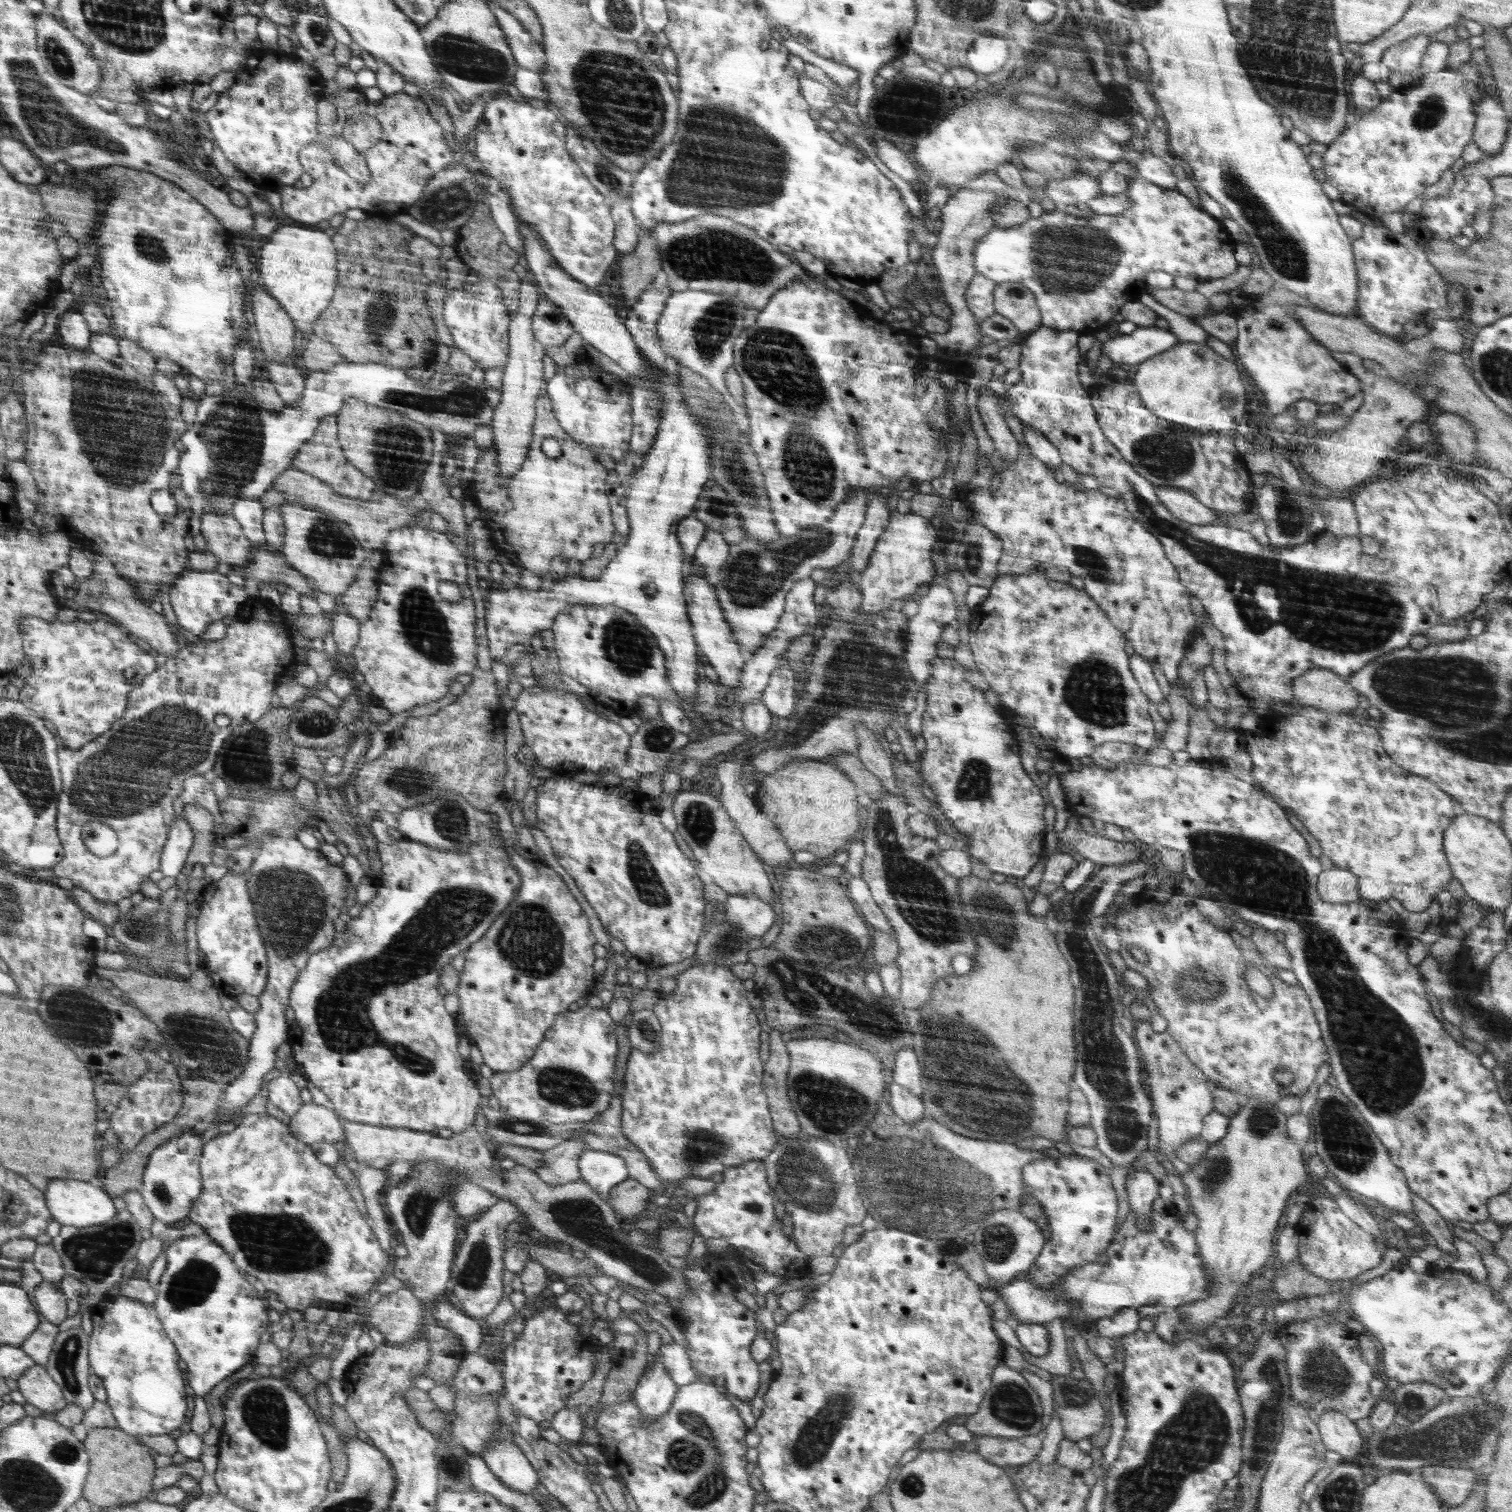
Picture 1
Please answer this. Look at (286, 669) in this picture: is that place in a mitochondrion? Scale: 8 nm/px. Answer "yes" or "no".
no

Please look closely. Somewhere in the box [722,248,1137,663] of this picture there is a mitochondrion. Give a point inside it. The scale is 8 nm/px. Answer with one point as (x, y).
(776, 362)

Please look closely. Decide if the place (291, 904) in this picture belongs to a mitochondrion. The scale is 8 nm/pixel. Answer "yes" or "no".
yes

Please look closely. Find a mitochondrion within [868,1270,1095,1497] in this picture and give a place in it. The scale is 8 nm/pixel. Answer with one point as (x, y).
(1011, 1405)

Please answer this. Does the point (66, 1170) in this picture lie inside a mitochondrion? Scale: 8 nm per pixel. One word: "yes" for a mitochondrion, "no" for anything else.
no

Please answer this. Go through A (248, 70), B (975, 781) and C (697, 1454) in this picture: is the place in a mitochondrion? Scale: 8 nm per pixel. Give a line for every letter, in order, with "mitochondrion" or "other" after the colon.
A: other
B: mitochondrion
C: mitochondrion

